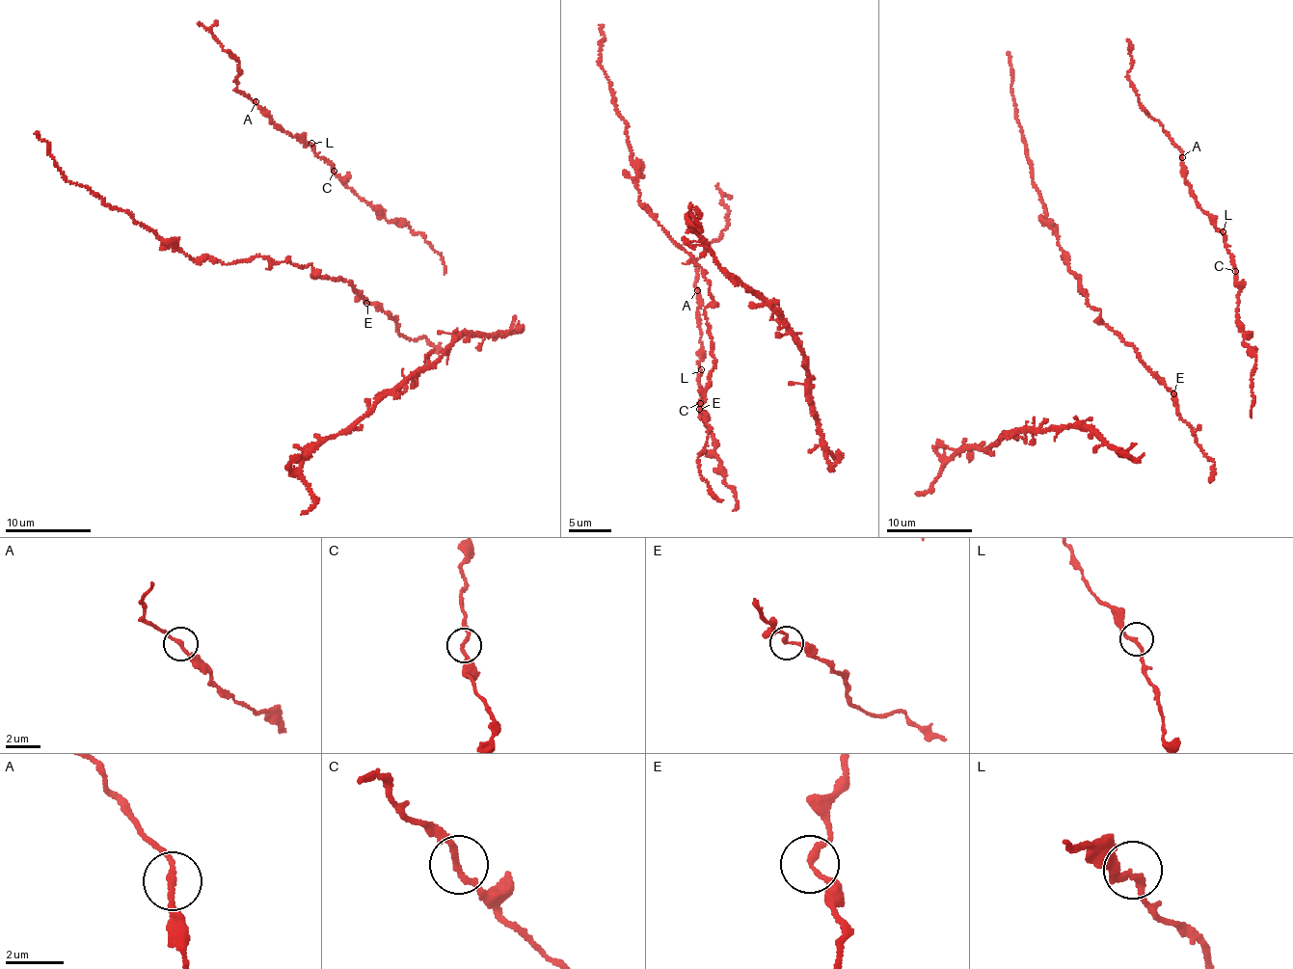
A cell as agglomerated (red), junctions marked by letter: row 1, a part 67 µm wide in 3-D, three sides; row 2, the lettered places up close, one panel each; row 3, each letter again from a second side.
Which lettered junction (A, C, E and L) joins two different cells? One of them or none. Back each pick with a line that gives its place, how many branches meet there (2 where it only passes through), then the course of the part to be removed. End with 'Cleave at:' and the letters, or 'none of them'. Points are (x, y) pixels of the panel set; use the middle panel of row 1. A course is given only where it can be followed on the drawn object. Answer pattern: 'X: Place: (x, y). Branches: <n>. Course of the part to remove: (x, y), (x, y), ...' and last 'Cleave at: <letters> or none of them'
Cleave at: none of them

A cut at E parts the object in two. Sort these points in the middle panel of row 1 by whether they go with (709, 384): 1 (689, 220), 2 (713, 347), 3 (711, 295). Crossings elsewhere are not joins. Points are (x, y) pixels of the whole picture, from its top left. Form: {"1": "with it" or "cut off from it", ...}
{"1": "cut off from it", "2": "with it", "3": "with it"}

